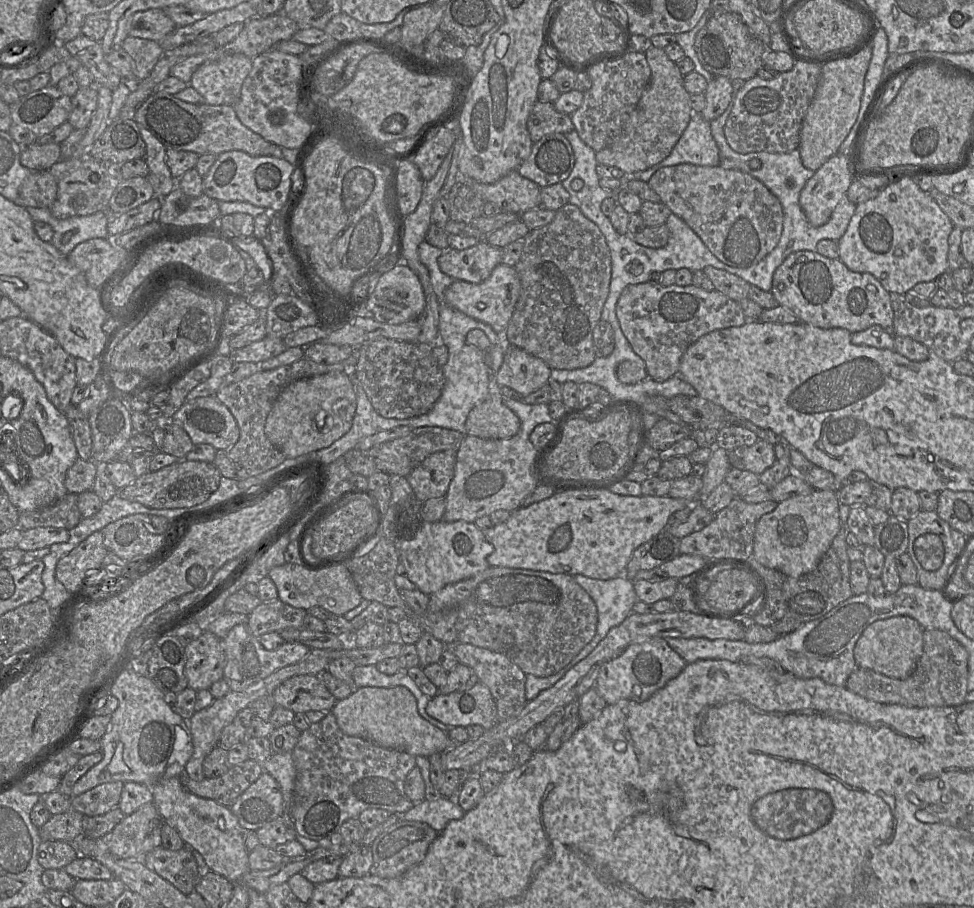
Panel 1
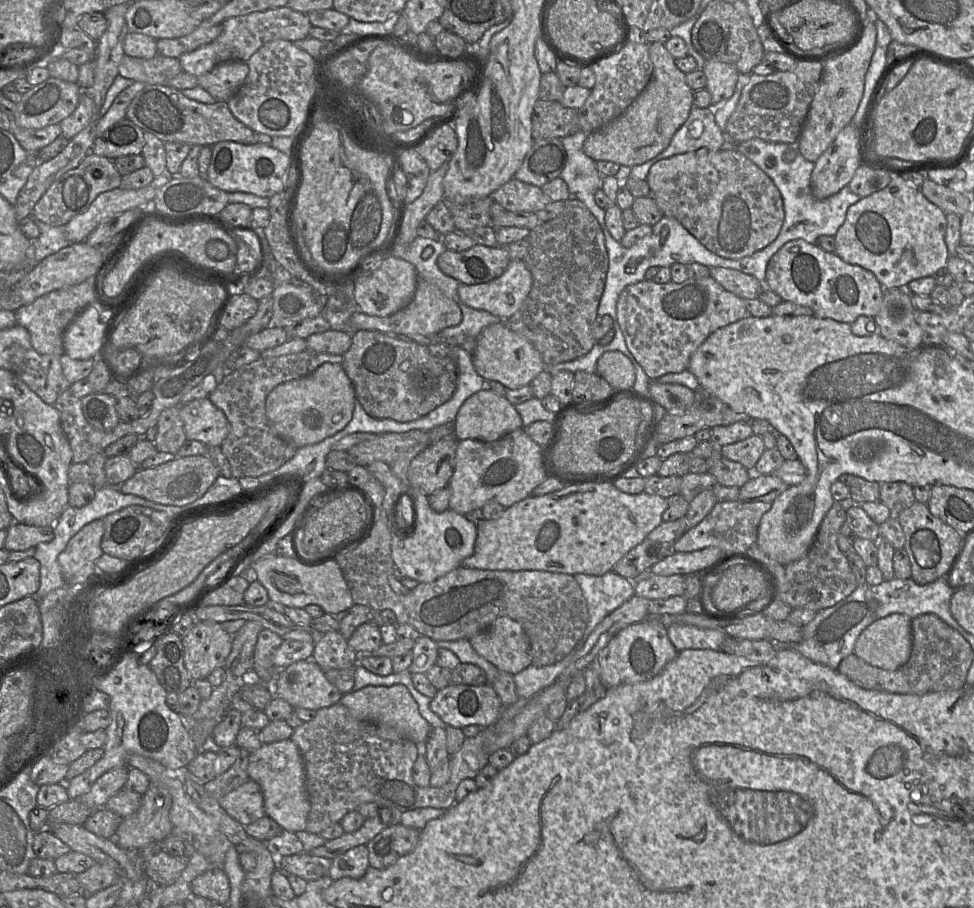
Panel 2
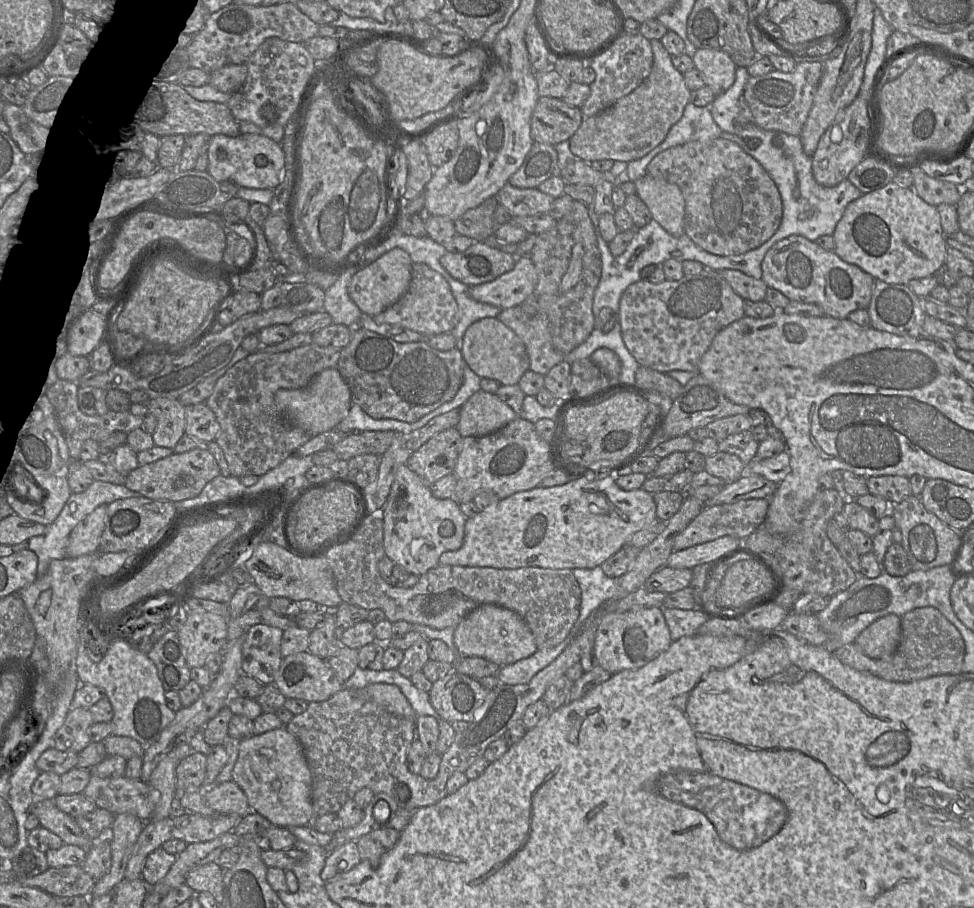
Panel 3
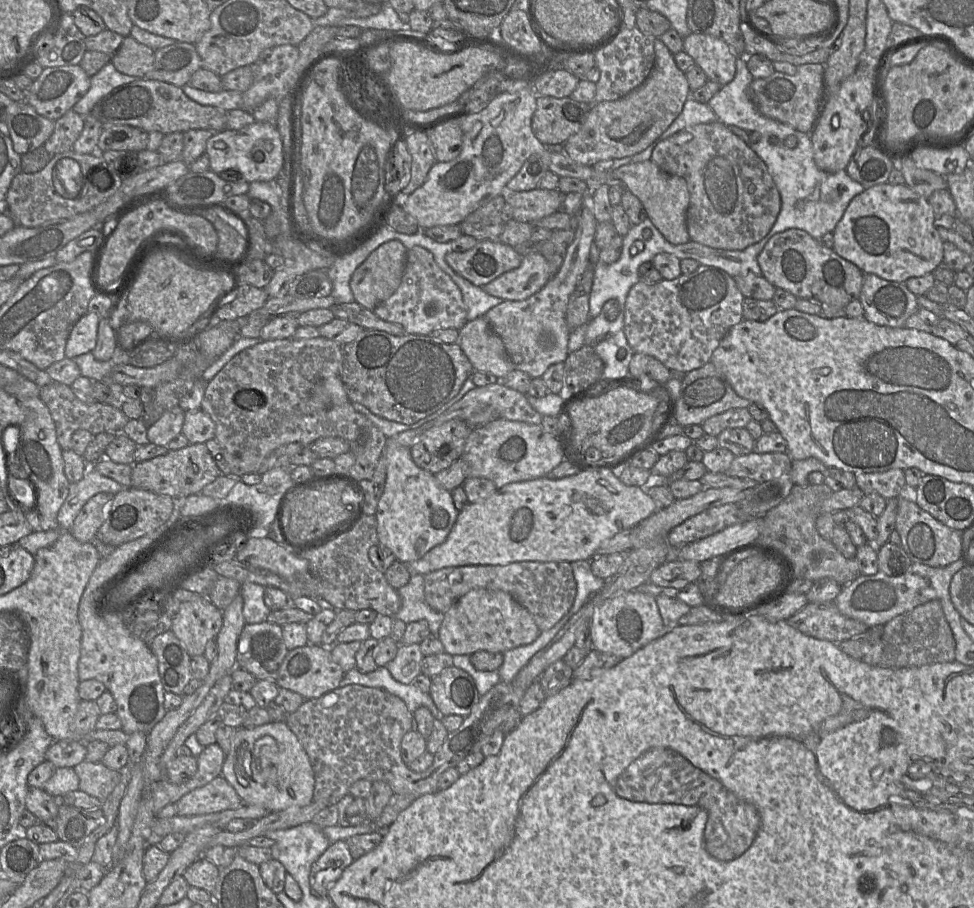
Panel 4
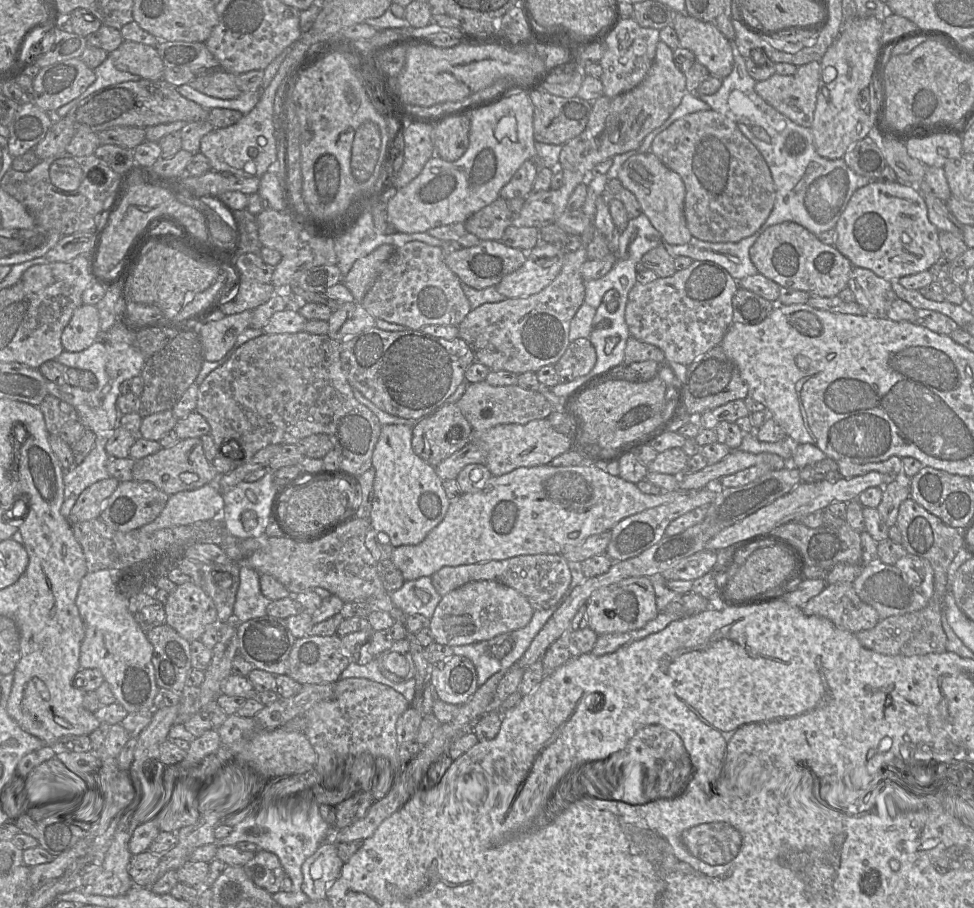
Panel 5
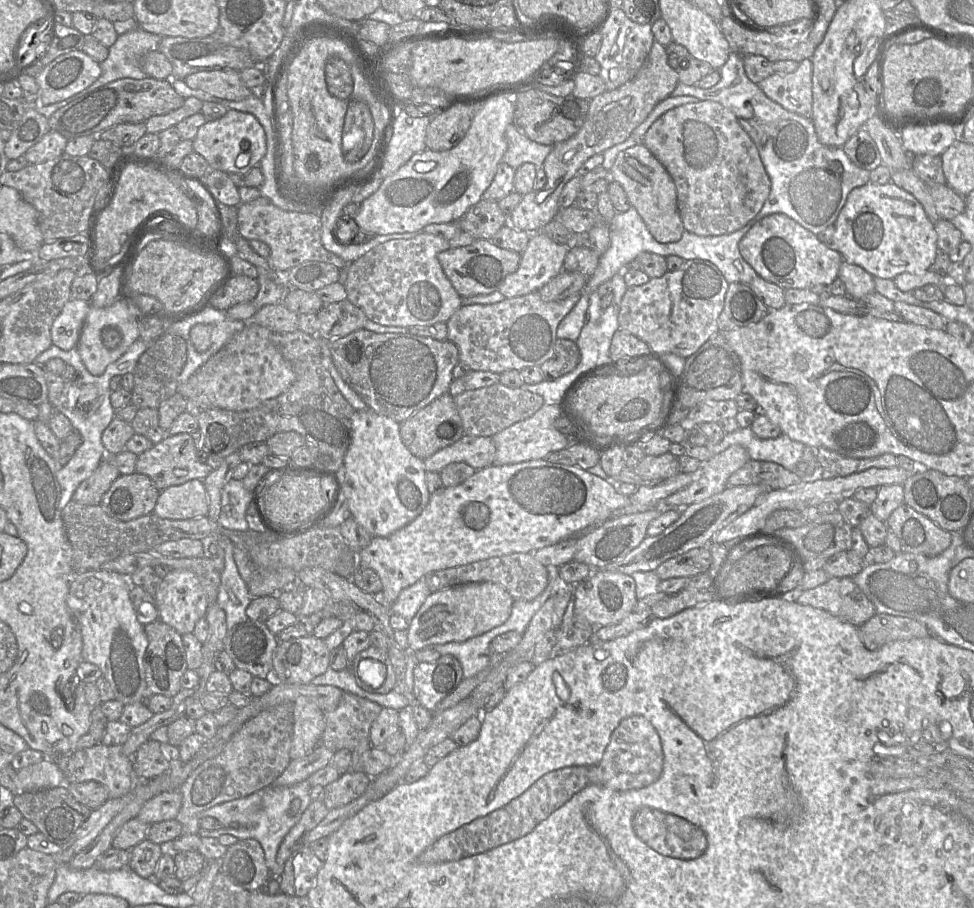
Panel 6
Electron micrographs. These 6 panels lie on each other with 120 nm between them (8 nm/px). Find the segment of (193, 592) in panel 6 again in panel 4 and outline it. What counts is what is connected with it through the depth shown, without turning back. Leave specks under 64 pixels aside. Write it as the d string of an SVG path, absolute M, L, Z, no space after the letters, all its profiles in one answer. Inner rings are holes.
M206 596L197 600L181 602L178 613L172 618L171 630L181 640L188 652L193 656L204 655L209 640L216 639L223 625L223 613Z

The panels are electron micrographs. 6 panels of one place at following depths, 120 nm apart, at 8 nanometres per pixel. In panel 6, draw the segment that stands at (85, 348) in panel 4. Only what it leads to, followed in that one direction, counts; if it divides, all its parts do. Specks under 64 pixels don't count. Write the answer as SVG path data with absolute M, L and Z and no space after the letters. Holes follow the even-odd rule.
M70 299L53 321L52 343L64 351L77 347L83 323L90 308L90 302Z

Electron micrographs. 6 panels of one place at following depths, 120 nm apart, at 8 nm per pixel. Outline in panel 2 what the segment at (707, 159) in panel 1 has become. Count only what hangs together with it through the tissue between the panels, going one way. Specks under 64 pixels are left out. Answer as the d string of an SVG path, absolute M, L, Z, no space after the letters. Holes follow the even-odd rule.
M692 107L687 120L673 135L668 147L664 151L659 153L657 156L650 159L649 161L640 165L632 166L630 176L640 180L646 180L652 165L661 159L669 158L671 156L678 154L695 151L700 148L707 148L709 150L716 151L721 149L723 144L724 144L724 138L722 136L719 126L715 121L714 109Z

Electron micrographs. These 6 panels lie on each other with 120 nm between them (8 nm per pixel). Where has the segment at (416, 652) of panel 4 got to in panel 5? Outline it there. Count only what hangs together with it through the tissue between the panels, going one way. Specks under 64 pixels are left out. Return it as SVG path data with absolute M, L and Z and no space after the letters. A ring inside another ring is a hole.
M408 639L394 641L393 645L375 657L381 673L394 683L414 679L415 665Z

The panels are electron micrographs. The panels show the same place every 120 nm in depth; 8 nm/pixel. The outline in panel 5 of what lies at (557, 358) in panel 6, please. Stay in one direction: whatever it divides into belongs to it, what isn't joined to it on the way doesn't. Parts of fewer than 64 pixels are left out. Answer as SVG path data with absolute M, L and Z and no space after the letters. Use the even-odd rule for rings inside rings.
M588 338L570 342L562 357L554 364L559 382L570 382L589 374L596 360L596 351Z

